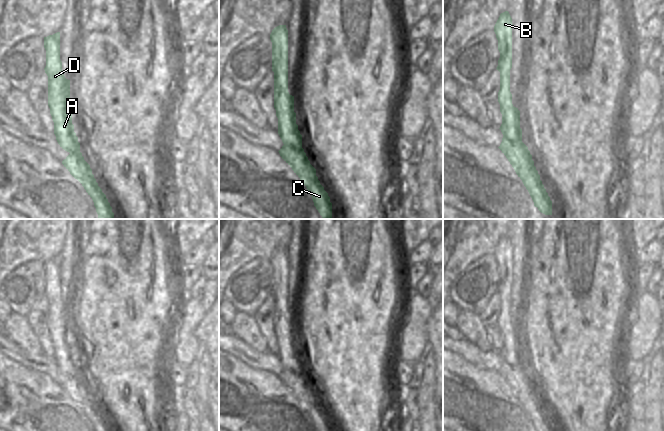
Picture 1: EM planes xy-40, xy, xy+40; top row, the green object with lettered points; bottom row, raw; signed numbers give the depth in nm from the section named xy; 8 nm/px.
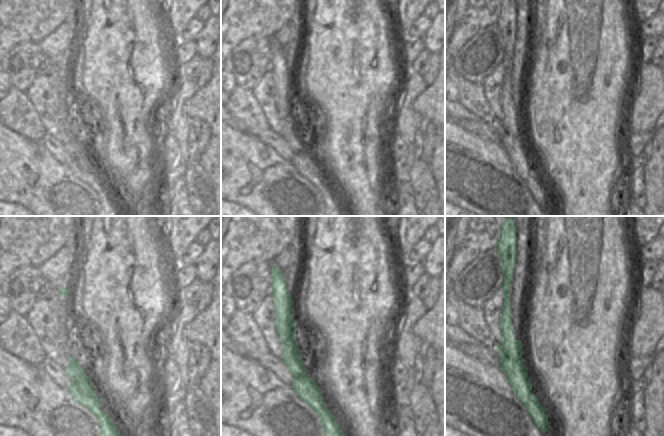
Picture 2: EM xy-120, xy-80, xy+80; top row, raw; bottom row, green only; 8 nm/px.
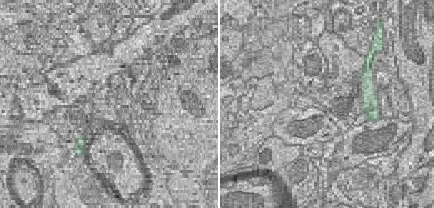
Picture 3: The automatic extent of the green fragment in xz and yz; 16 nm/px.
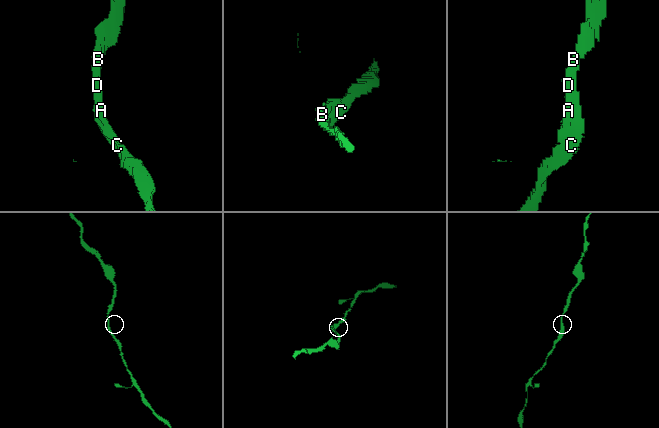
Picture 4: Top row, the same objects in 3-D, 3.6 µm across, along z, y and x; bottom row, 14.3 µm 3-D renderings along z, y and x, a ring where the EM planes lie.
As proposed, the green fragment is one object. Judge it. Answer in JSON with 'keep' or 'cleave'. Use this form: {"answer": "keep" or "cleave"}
{"answer": "keep"}

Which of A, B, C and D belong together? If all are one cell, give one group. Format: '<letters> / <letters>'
A B C D

